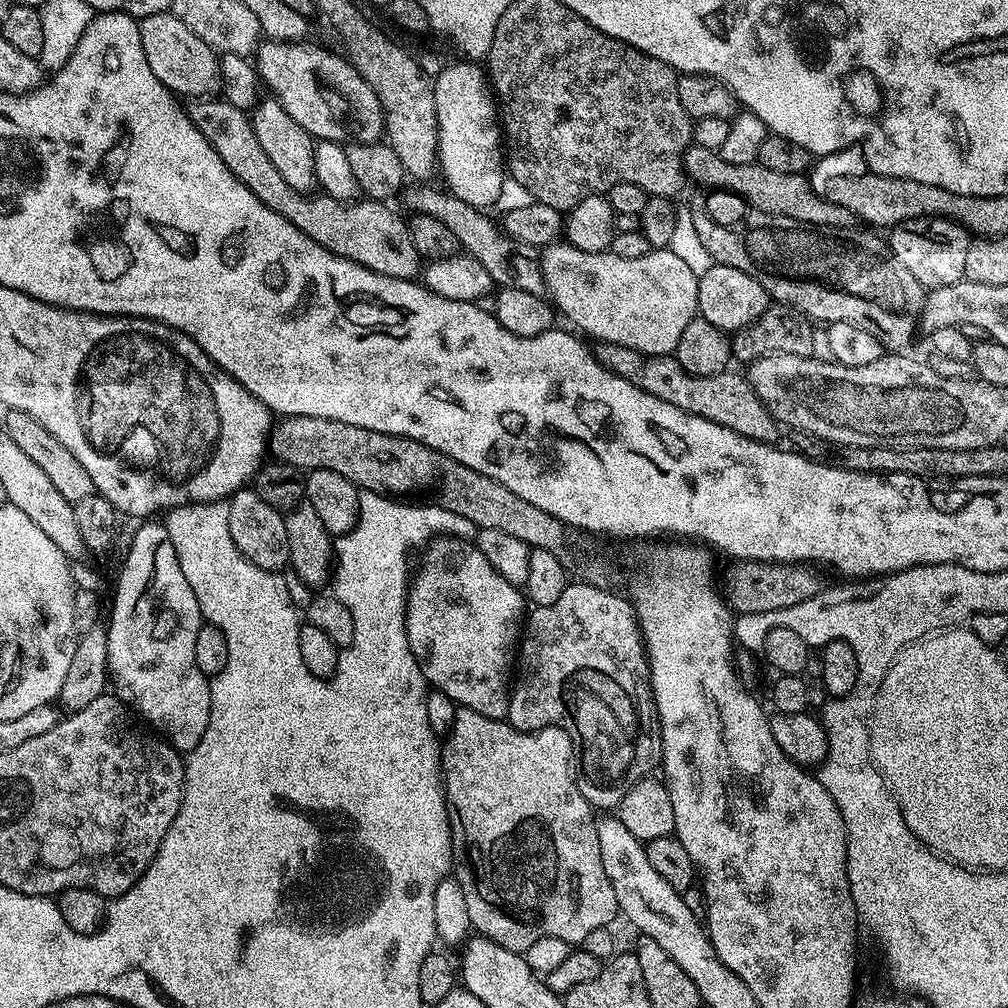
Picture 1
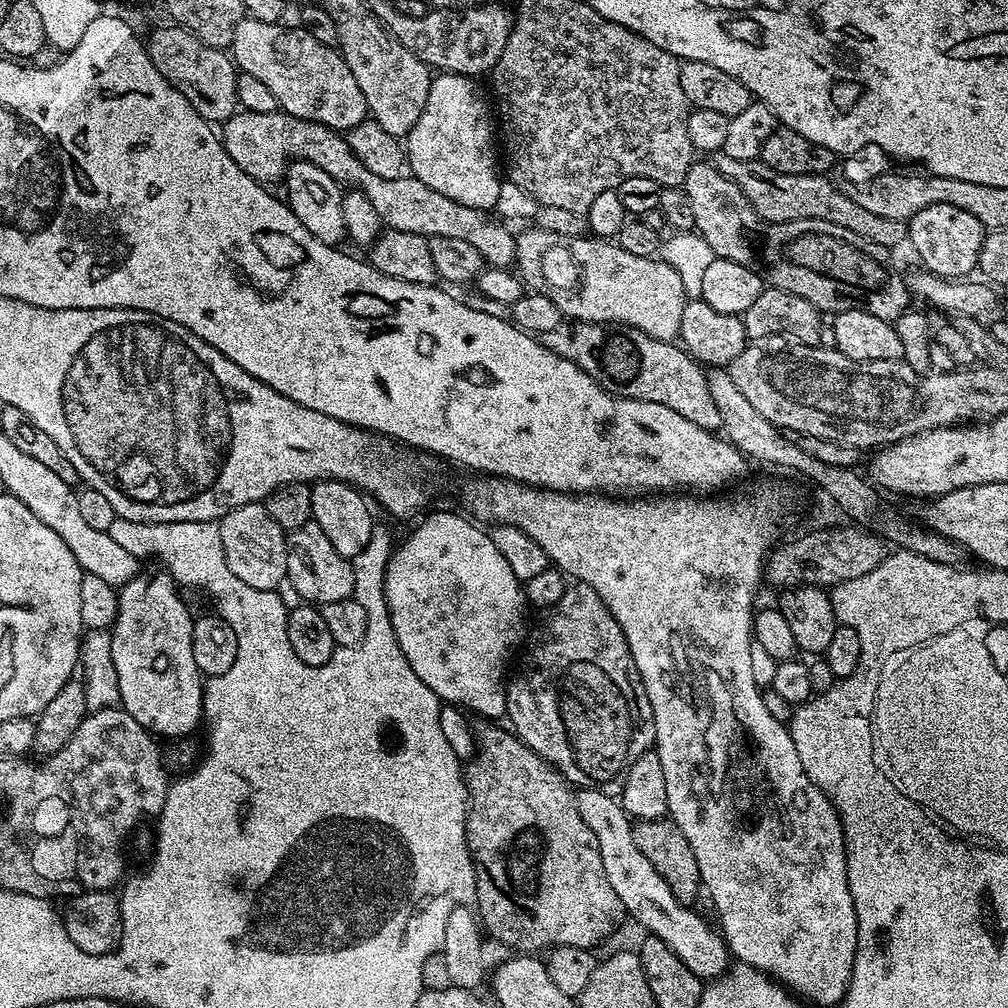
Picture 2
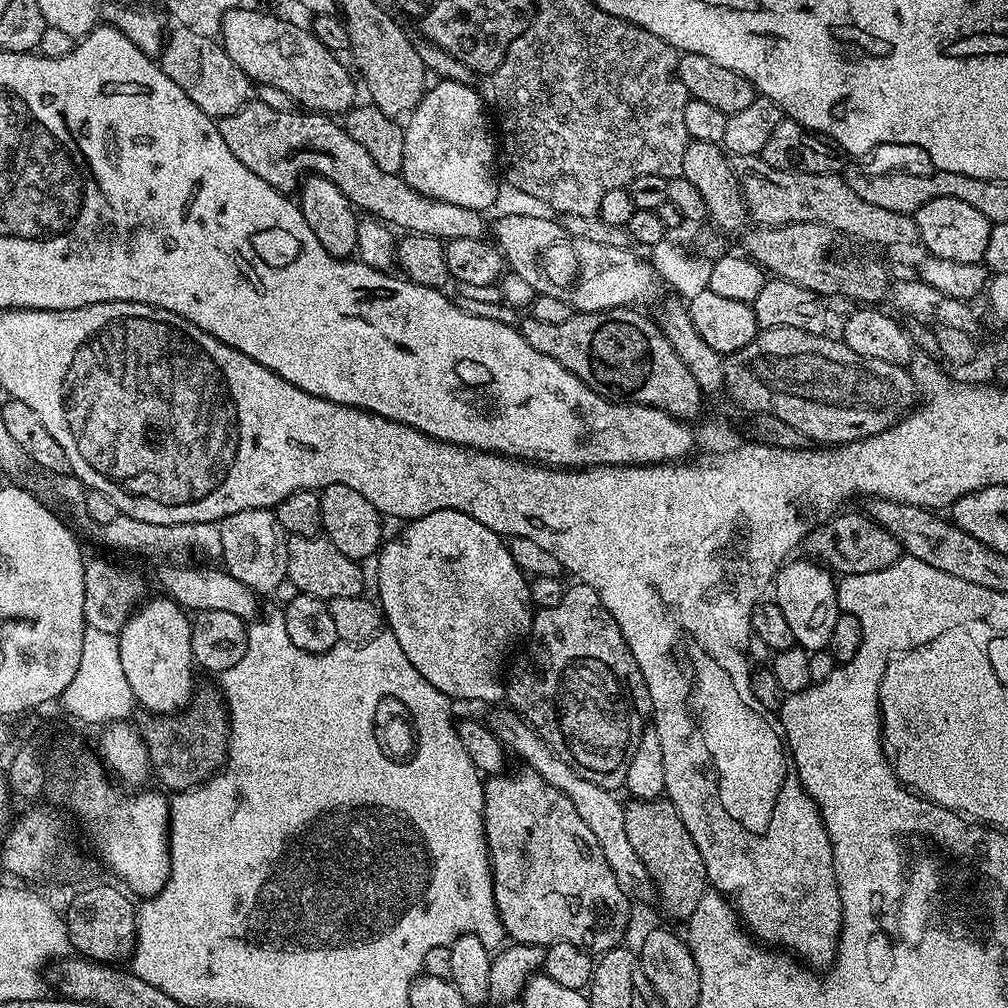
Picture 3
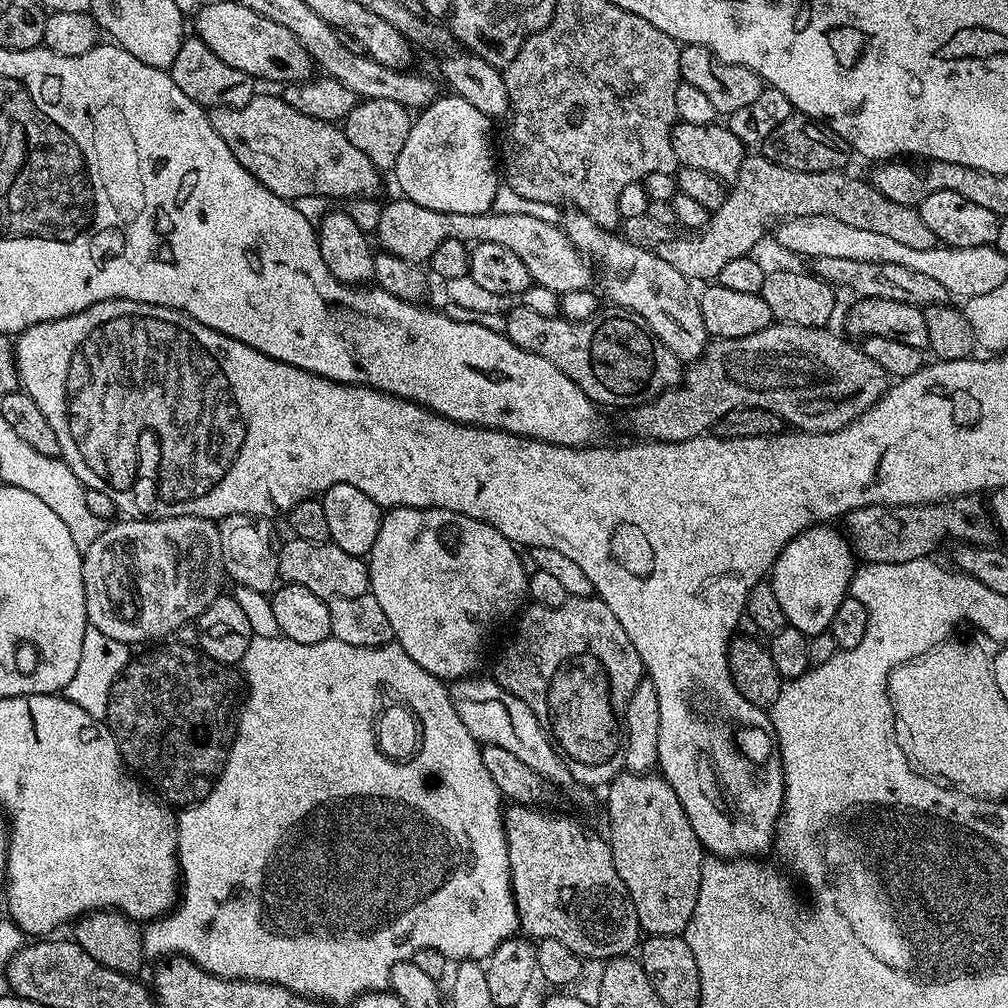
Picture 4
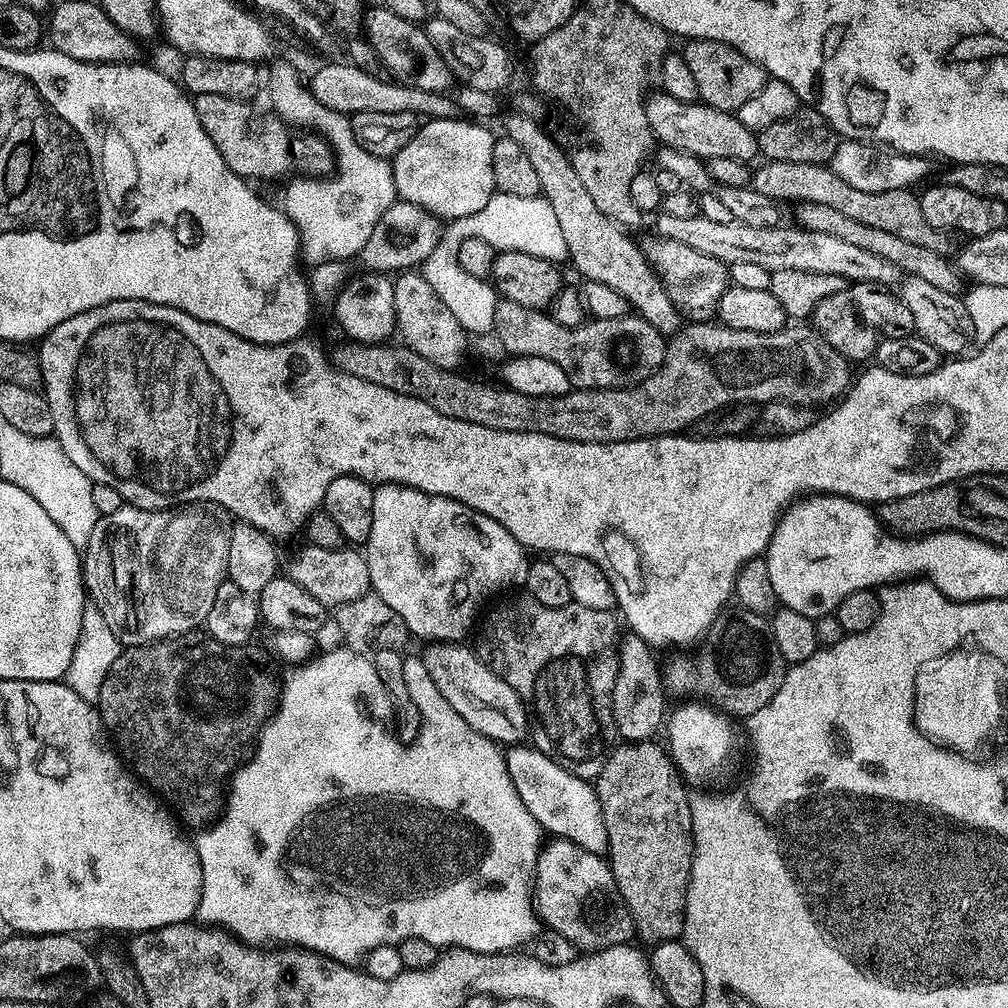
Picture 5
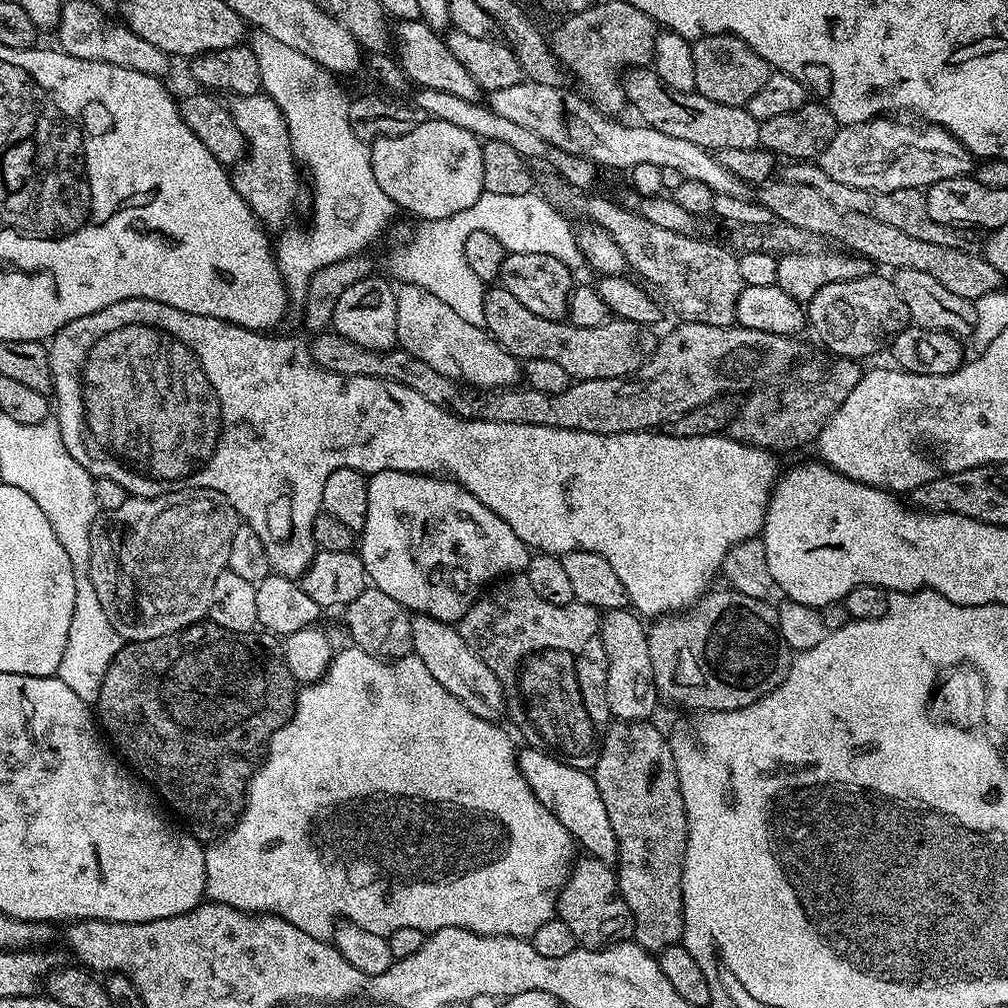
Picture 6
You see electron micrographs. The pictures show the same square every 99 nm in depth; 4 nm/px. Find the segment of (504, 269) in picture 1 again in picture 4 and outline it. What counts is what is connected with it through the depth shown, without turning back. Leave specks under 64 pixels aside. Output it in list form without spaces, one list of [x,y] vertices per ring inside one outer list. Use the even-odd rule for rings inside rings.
[[[257,94],[252,97],[250,102],[246,102],[246,106],[241,108],[214,108],[207,113],[206,118],[210,122],[210,126],[214,130],[218,130],[218,138],[221,144],[228,147],[228,152],[234,154],[237,164],[246,166],[246,170],[250,170],[250,174],[254,174],[254,178],[258,178],[258,182],[262,182],[262,186],[266,186],[266,190],[270,190],[274,194],[278,194],[286,201],[294,202],[298,198],[306,198],[307,196],[319,196],[332,200],[351,201],[353,198],[372,198],[377,194],[380,188],[381,169],[374,166],[374,162],[370,162],[370,158],[366,158],[366,154],[362,154],[362,150],[358,150],[358,146],[354,146],[354,142],[350,142],[350,138],[346,138],[343,127],[337,126],[331,120],[319,120],[318,118],[310,118],[306,114],[298,114],[298,110],[294,110],[294,106],[290,106],[279,95],[263,96]]]

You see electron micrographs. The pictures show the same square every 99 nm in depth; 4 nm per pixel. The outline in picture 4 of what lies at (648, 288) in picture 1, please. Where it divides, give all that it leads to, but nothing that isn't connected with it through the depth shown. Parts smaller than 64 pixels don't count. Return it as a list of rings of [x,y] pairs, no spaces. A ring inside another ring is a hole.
[[[397,198],[381,207],[377,234],[381,244],[379,247],[383,251],[419,266],[429,261],[434,250],[446,240],[456,239],[467,244],[490,241],[498,242],[518,254],[518,258],[522,258],[522,263],[526,265],[526,270],[530,270],[533,281],[546,286],[546,290],[554,290],[557,294],[582,290],[593,283],[592,276],[594,280],[594,268],[588,257],[571,244],[559,225],[526,214],[450,214],[428,210],[413,200]]]

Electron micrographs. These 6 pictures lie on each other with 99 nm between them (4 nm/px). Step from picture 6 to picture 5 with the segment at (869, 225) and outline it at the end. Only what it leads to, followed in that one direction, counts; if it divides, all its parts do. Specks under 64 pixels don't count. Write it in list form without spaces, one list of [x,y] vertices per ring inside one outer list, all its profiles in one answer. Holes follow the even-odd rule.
[[[817,203],[800,204],[797,207],[799,223],[809,232],[822,232],[824,234],[834,234],[834,238],[842,238],[842,242],[851,242],[862,250],[870,250],[870,254],[878,254],[878,258],[886,258],[888,262],[894,262],[900,268],[905,277],[917,276],[924,279],[938,290],[946,290],[946,294],[960,296],[961,275],[949,257],[942,254],[934,254],[934,250],[925,250],[911,242],[889,234],[886,230],[878,230],[874,226],[865,226],[863,222],[854,222],[854,218],[846,218],[846,214],[834,210],[830,206],[818,206]]]

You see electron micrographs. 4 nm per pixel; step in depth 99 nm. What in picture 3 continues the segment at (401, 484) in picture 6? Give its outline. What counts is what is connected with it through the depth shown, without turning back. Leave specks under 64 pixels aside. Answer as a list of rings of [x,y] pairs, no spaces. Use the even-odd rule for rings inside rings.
[[[434,510],[434,514],[409,520],[401,528],[404,529],[393,540],[383,541],[374,560],[375,595],[387,631],[398,638],[402,654],[410,658],[414,670],[418,670],[434,690],[442,690],[449,700],[477,700],[480,704],[492,704],[488,706],[499,705],[506,696],[506,684],[502,679],[504,659],[516,640],[523,641],[532,628],[534,605],[528,589],[529,577],[514,562],[505,537],[482,526],[482,522],[474,522],[470,514]]]

